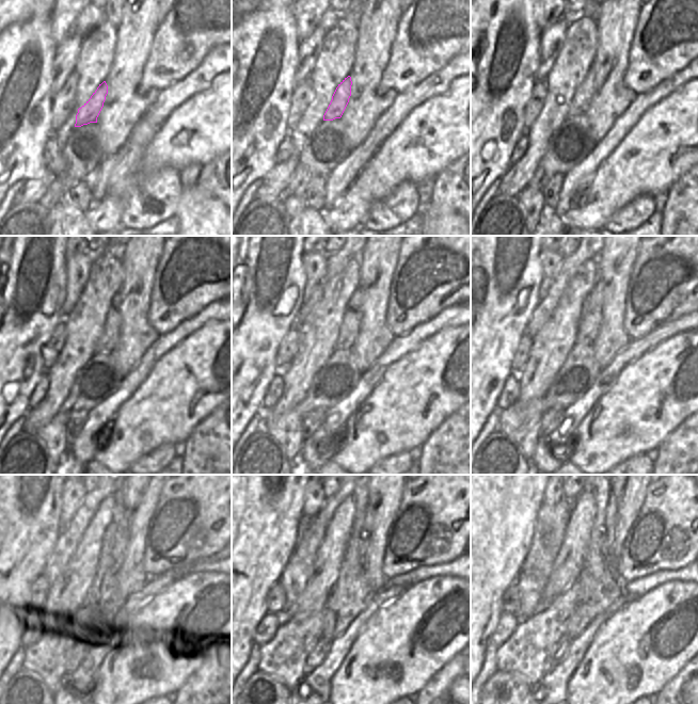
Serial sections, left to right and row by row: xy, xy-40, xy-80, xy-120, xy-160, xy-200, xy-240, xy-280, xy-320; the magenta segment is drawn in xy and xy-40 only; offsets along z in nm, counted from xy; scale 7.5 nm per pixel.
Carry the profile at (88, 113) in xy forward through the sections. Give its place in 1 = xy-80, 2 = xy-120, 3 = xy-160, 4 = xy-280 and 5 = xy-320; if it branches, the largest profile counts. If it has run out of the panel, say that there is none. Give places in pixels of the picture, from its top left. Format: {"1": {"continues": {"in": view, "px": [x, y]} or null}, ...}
{"1": {"continues": {"in": "xy-80", "px": [583, 96]}}, "2": {"continues": {"in": "xy-120", "px": [109, 337]}}, "3": {"continues": {"in": "xy-160", "px": [349, 330]}}, "4": {"continues": {"in": "xy-280", "px": [365, 536]}}, "5": {"continues": {"in": "xy-320", "px": [611, 510]}}}

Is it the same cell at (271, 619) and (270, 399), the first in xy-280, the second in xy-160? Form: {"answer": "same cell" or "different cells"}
{"answer": "same cell"}

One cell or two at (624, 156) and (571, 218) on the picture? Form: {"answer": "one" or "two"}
{"answer": "one"}

